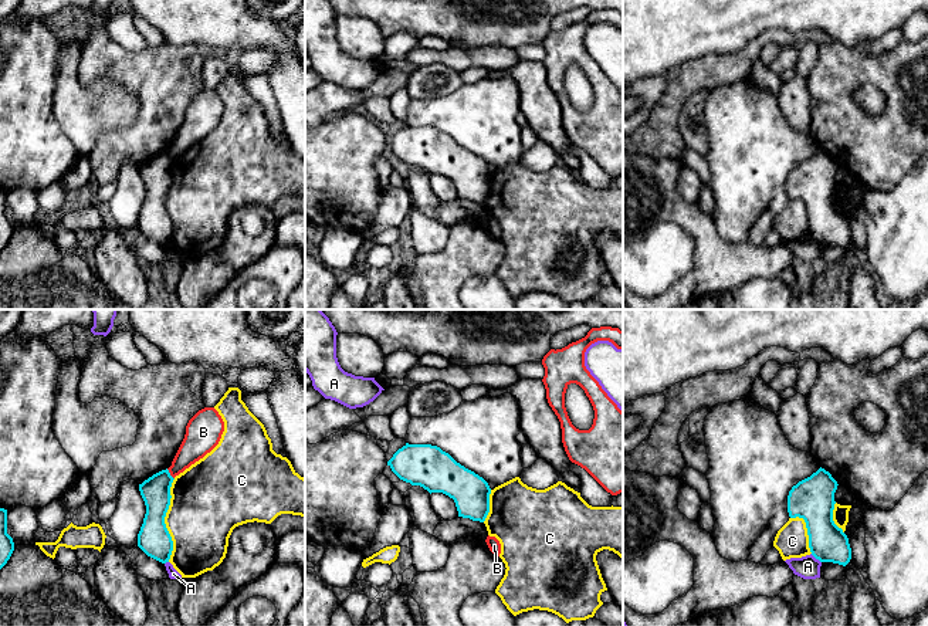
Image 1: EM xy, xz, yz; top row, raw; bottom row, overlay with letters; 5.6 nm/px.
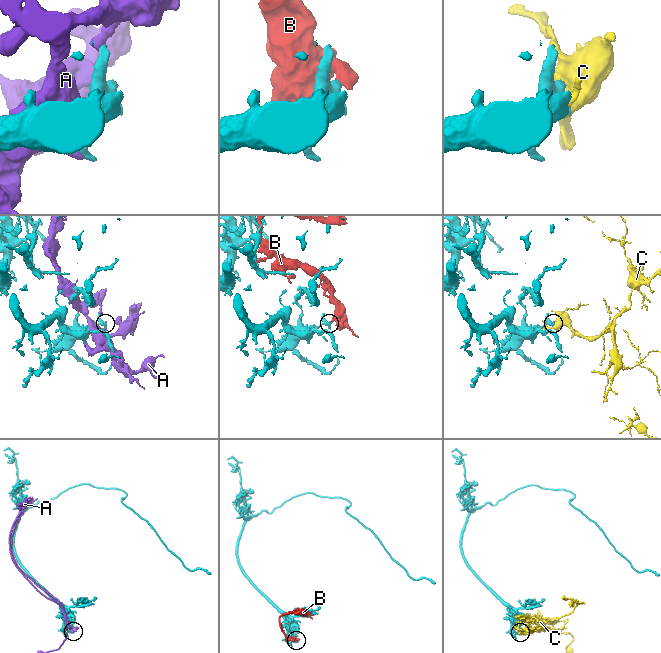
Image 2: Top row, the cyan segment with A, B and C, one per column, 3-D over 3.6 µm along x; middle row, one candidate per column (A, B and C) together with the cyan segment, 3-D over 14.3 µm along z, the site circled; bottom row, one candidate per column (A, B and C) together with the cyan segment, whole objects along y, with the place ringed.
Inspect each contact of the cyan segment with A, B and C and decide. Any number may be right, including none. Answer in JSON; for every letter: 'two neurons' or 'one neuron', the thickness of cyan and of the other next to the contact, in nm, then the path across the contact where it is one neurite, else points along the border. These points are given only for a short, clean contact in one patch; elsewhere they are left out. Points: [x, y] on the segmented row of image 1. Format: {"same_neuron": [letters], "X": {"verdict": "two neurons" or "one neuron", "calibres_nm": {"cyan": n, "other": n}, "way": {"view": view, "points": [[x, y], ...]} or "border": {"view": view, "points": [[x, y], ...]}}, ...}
{"same_neuron": [], "A": {"verdict": "two neurons", "calibres_nm": {"cyan": 220, "other": 130}}, "B": {"verdict": "two neurons", "calibres_nm": {"cyan": 160, "other": 170}, "border": {"view": "xy", "points": [[166, 469], [173, 479]]}}, "C": {"verdict": "two neurons", "calibres_nm": {"cyan": 190, "other": 400}}}

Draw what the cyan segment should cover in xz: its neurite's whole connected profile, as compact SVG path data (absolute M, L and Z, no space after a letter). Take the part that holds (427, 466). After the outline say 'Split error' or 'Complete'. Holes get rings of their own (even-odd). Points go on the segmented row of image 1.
M406 443L387 466L403 481L453 498L458 517L485 521L491 494L488 483L440 447Z. Complete

